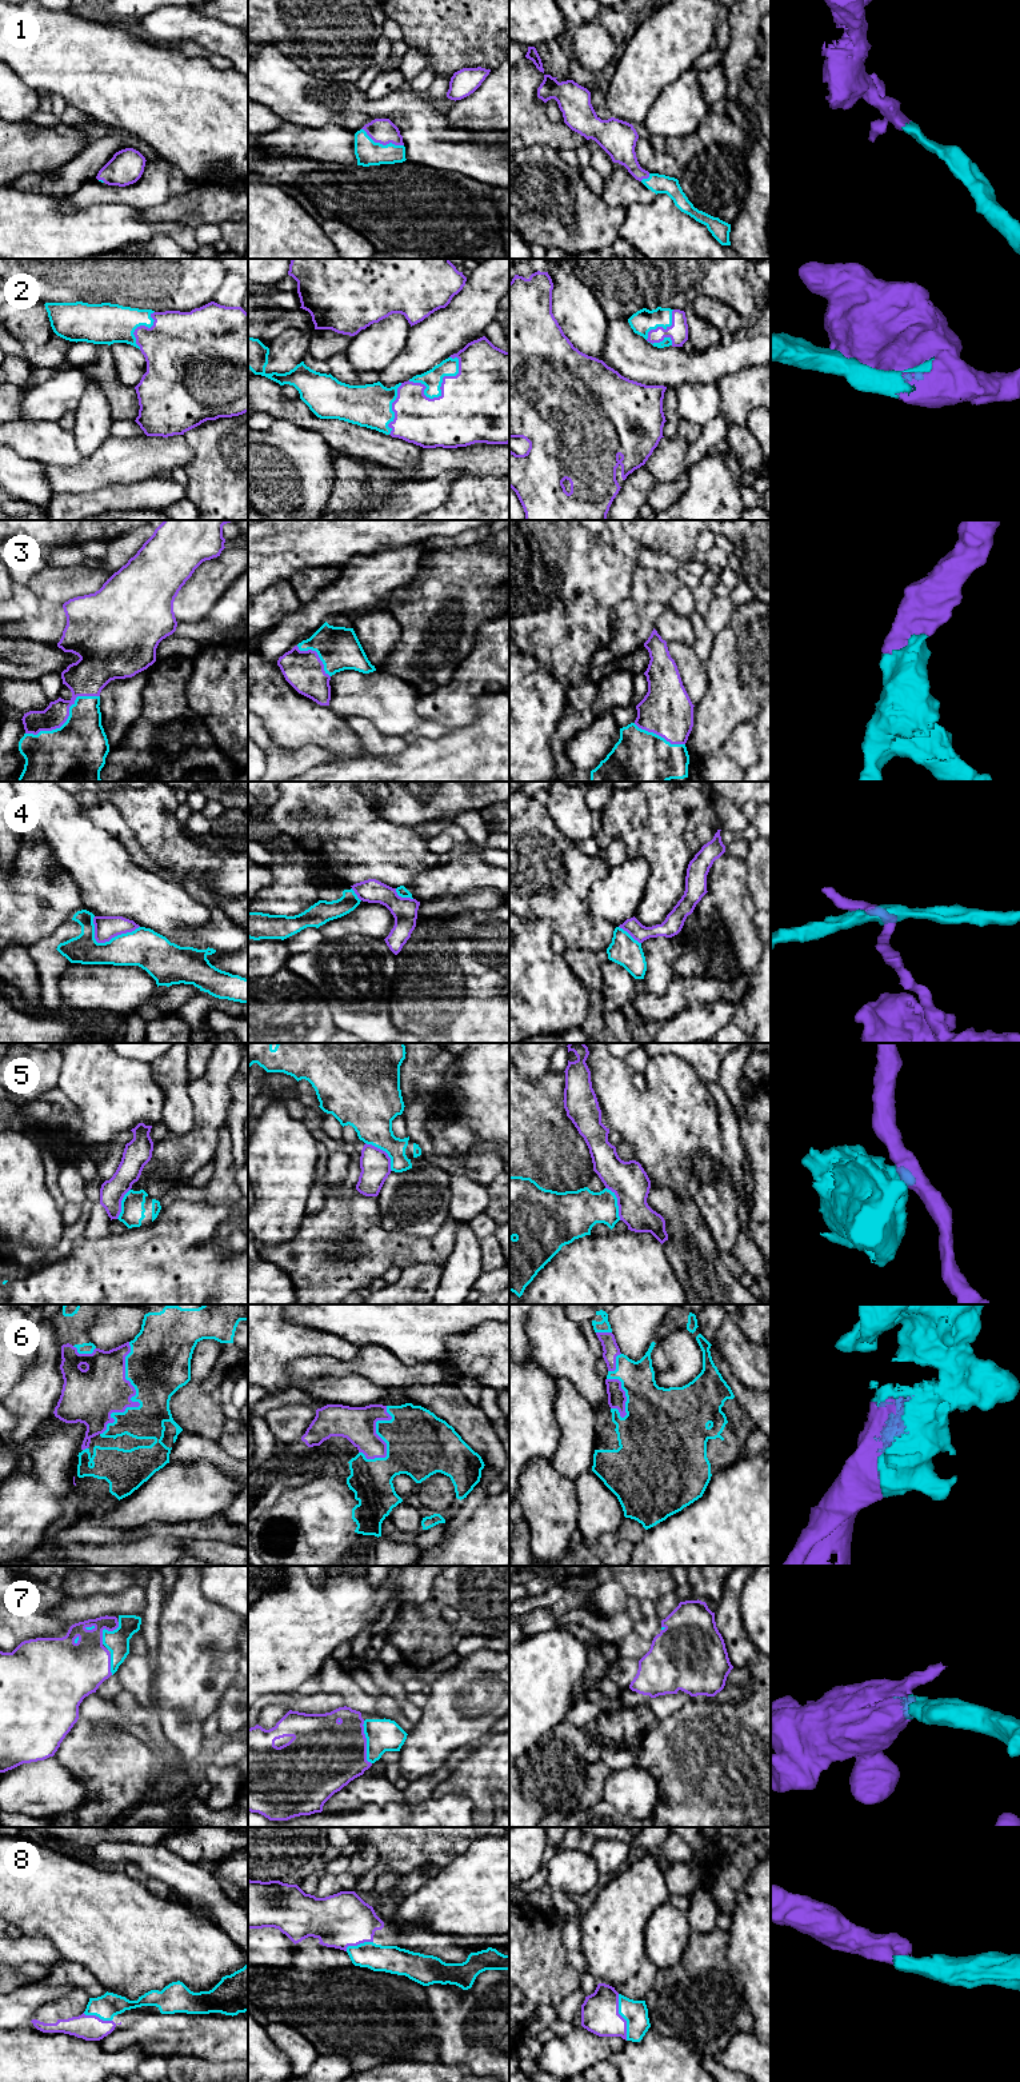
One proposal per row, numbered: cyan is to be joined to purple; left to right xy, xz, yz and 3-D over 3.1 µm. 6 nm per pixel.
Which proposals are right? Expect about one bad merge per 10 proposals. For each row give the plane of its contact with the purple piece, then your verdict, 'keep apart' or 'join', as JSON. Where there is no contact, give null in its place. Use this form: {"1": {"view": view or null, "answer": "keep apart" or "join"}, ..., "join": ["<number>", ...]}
{"1": {"view": "xz", "answer": "join"}, "2": {"view": "xz", "answer": "join"}, "3": {"view": "xy", "answer": "join"}, "4": {"view": "xy", "answer": "keep apart"}, "5": {"view": "xz", "answer": "keep apart"}, "6": {"view": "xy", "answer": "join"}, "7": {"view": "xz", "answer": "join"}, "8": {"view": "yz", "answer": "join"}, "join": ["1", "2", "3", "6", "7", "8"]}

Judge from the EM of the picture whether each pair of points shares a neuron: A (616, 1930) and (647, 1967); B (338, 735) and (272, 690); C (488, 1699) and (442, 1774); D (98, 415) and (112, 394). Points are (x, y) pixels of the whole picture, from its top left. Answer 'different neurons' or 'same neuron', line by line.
A: different neurons
B: same neuron
C: different neurons
D: different neurons

